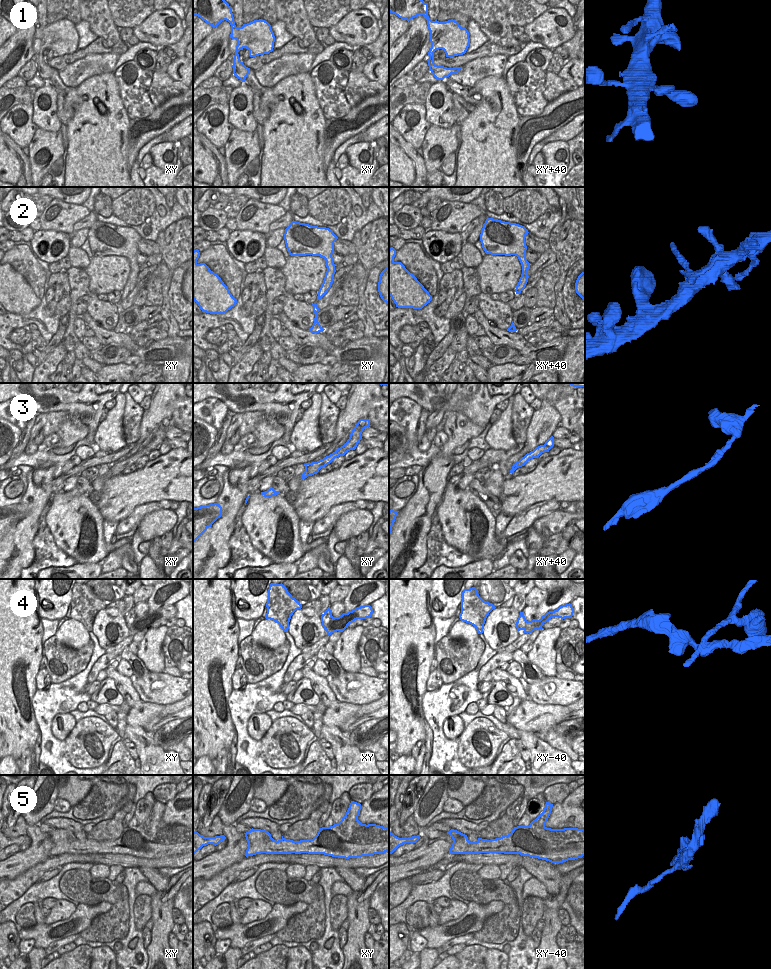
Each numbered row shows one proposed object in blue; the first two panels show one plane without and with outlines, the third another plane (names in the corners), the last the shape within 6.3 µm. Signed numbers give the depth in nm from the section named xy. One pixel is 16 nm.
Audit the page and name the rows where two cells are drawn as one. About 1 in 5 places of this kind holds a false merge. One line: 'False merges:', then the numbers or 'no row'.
False merges: 4

